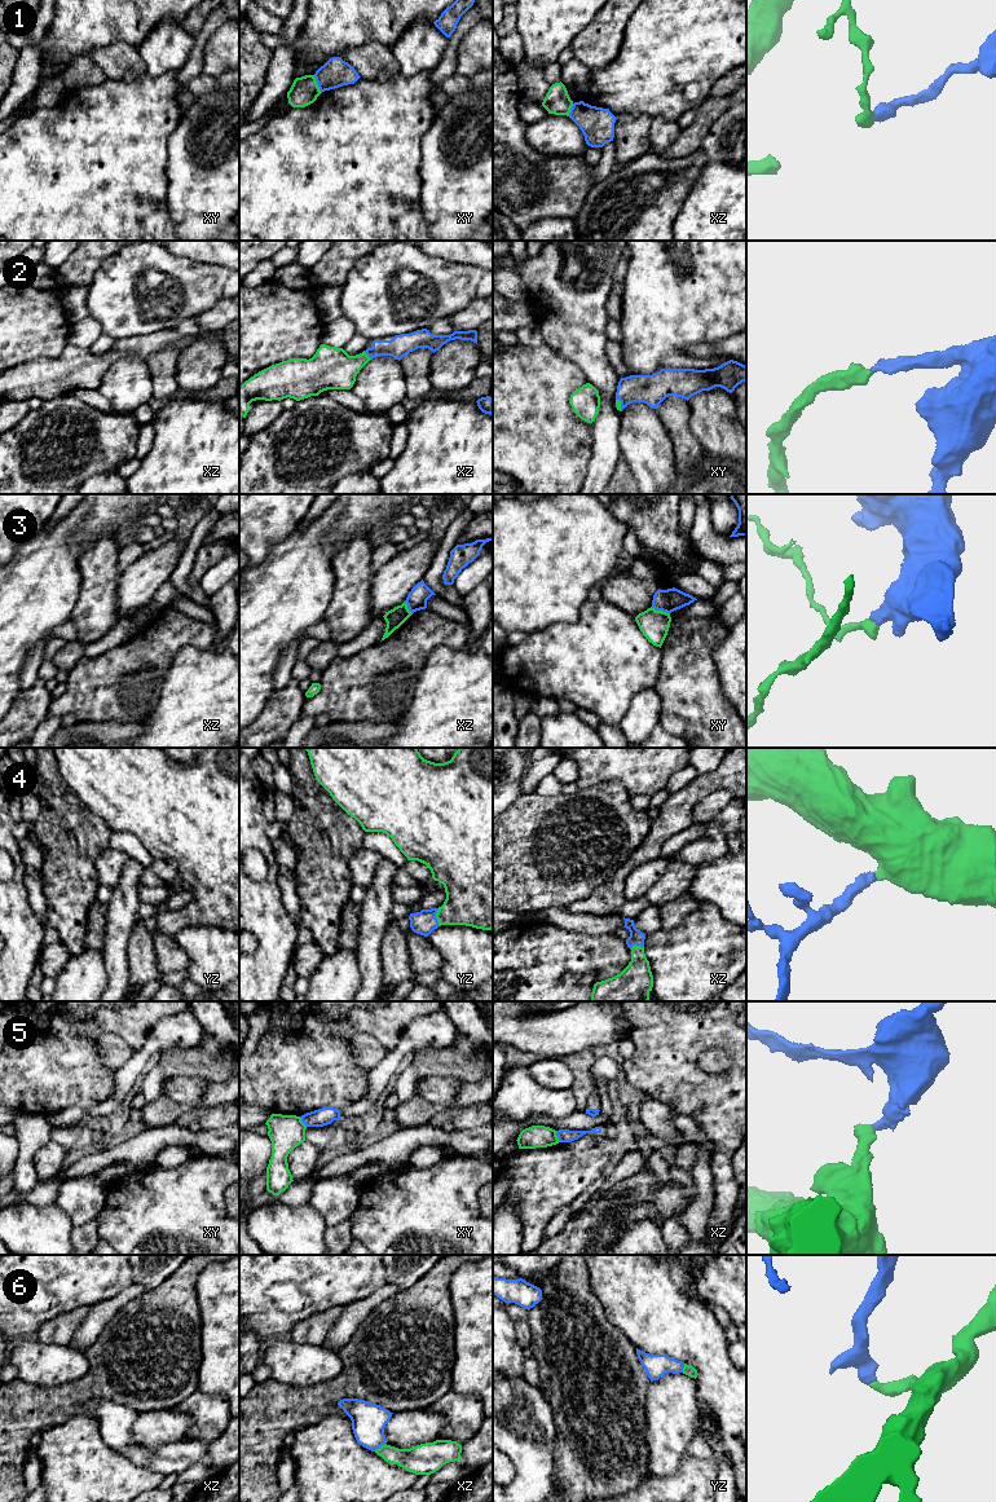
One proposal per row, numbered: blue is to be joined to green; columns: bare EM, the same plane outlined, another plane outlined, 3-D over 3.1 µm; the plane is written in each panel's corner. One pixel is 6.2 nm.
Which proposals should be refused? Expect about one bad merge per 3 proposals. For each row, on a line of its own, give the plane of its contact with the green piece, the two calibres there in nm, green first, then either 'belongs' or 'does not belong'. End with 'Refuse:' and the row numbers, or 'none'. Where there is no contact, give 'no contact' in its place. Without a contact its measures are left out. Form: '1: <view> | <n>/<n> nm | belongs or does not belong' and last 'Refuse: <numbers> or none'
1: xy | 180/180 nm | does not belong
2: xz | 260/140 nm | belongs
3: xy | 180/140 nm | does not belong
4: yz | 320/150 nm | belongs
5: xz | 140/80 nm | does not belong
6: xz | 180/220 nm | belongs
Refuse: 1, 3, 5

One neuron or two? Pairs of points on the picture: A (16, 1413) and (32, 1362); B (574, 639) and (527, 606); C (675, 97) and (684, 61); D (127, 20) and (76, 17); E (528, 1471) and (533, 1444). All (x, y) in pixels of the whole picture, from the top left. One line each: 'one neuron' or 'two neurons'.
A: two neurons
B: two neurons
C: one neuron
D: one neuron
E: one neuron

